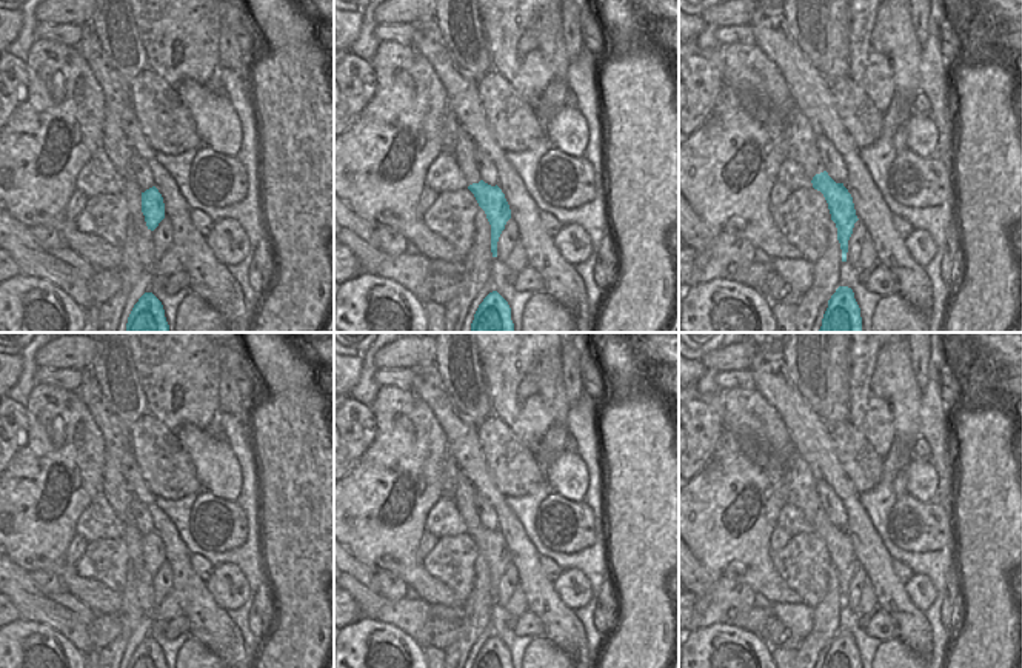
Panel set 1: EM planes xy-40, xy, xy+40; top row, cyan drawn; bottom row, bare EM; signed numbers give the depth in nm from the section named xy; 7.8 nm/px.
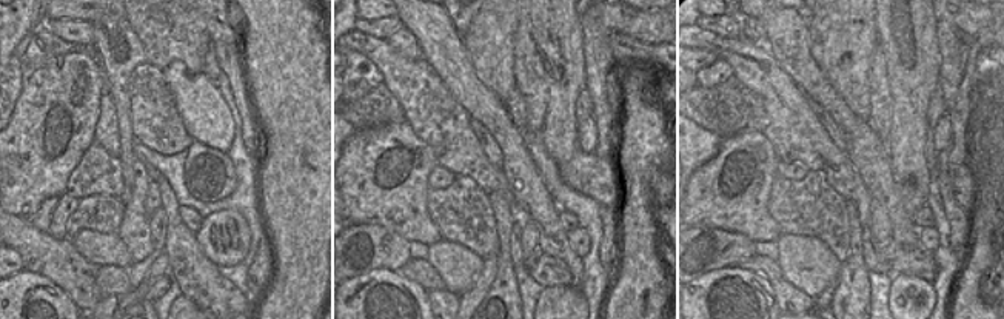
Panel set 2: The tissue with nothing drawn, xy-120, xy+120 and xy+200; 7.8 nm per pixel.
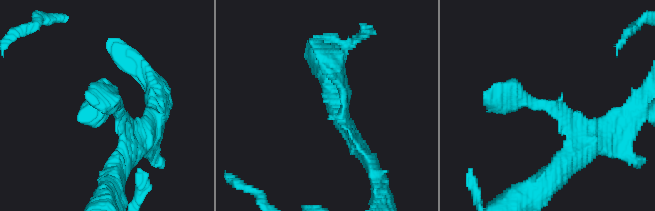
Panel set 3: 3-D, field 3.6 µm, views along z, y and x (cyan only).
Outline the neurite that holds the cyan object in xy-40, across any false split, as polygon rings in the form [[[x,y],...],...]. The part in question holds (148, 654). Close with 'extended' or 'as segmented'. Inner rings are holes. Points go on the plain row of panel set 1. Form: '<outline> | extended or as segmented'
[[[145,637],[134,650],[128,668],[168,668],[162,646],[152,637]]] | as segmented

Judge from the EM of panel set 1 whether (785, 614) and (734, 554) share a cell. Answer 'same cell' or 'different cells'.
different cells

